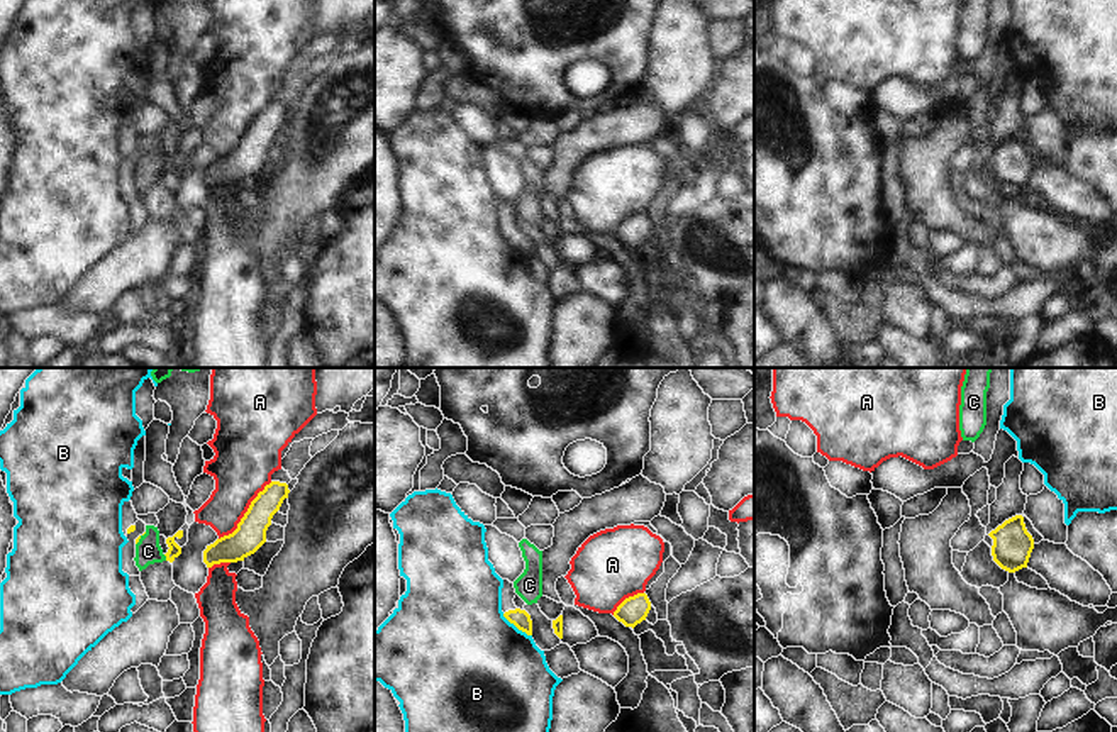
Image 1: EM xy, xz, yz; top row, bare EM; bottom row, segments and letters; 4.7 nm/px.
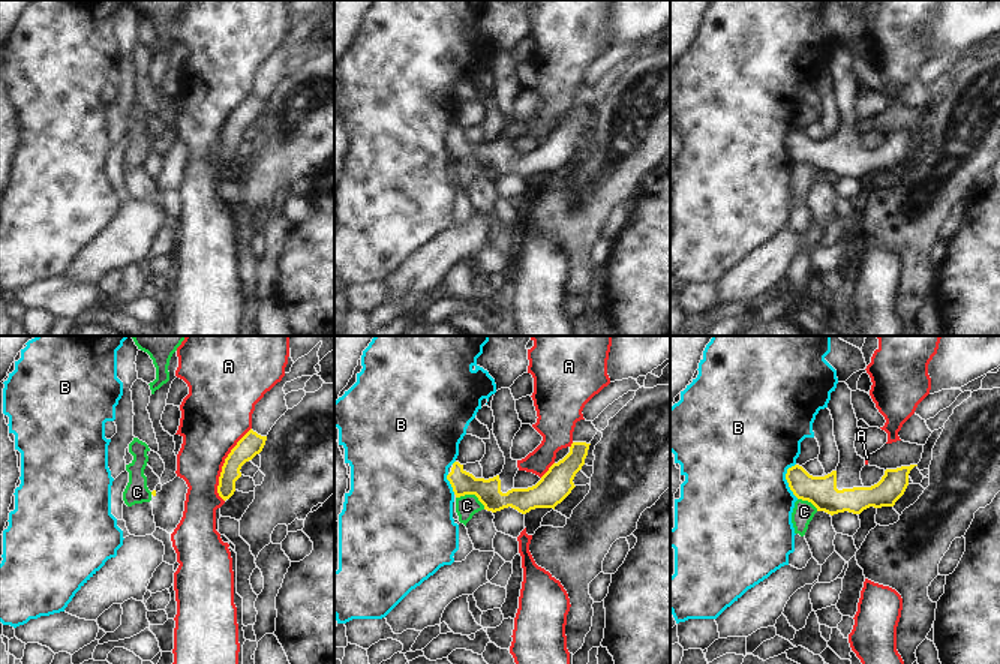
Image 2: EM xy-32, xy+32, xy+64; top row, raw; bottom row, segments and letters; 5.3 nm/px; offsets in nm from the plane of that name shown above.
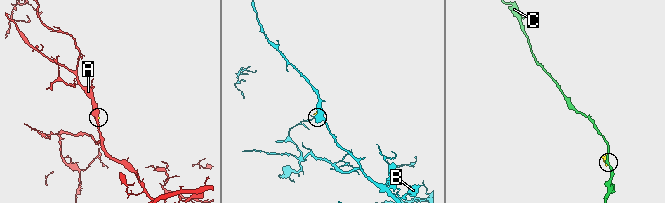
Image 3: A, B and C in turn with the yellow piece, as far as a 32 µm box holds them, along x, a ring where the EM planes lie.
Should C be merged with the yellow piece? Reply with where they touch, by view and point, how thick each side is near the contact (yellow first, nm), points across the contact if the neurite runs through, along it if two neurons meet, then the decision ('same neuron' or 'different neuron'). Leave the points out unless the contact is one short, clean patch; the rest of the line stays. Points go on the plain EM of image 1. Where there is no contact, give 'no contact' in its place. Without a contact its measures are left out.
contact xy (166, 178); calibres 60 and 130 nm; border xy (163, 175), (166, 180); different neuron

